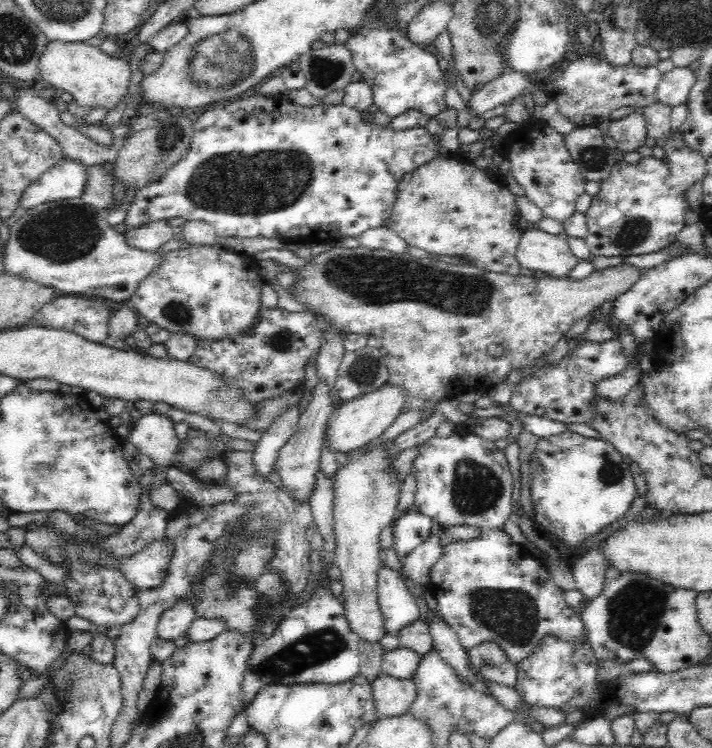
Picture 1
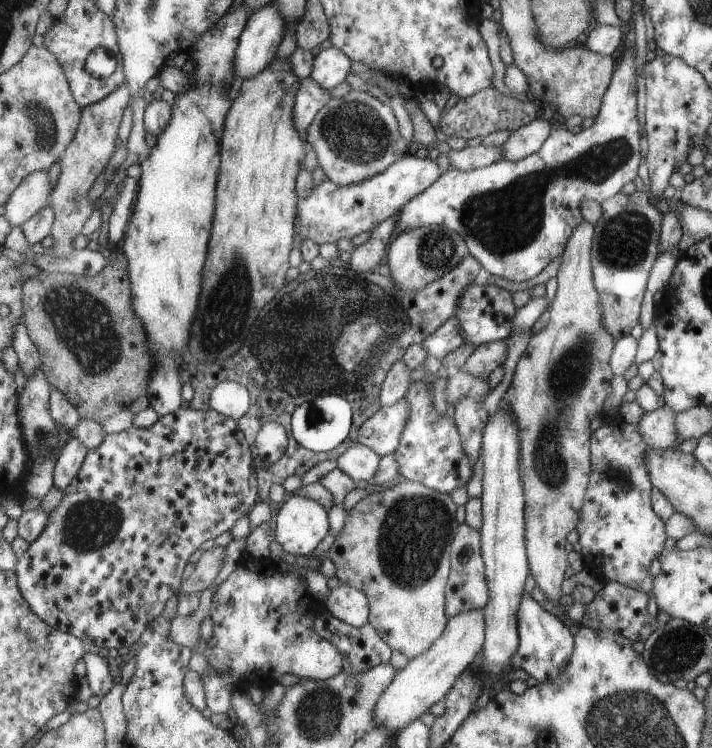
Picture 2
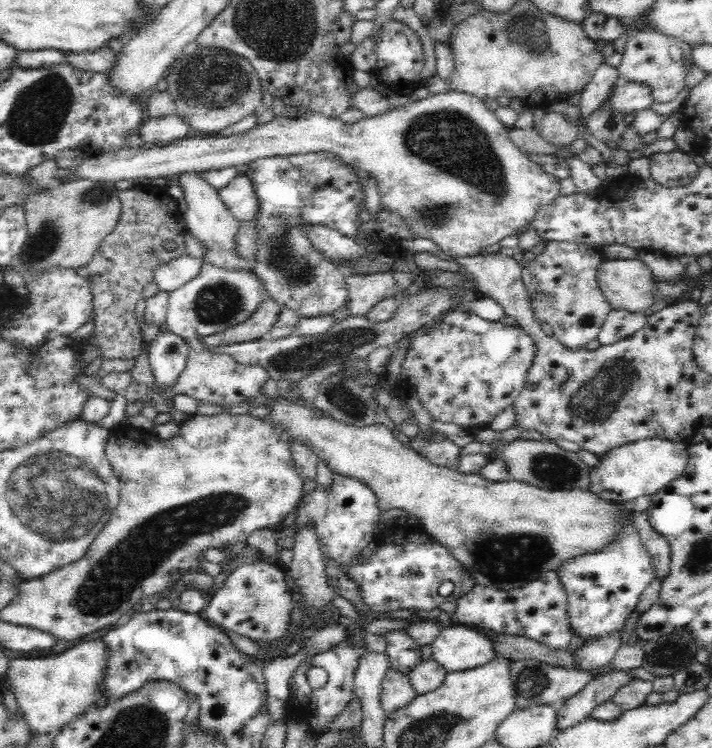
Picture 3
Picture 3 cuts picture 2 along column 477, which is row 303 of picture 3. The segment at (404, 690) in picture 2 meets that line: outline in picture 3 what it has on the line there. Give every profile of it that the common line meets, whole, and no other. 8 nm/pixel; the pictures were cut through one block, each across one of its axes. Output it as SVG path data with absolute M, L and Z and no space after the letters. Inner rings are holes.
M637 258L600 261L595 281L612 309L644 312L655 303L654 278L650 269Z

